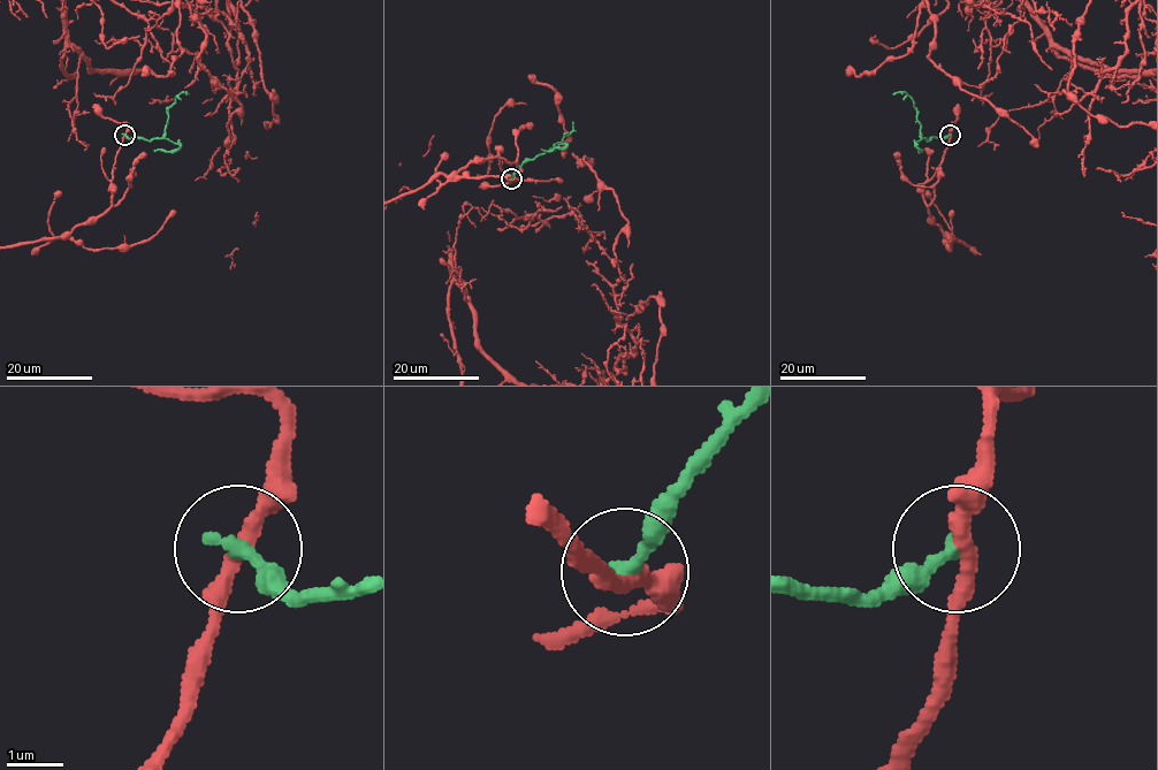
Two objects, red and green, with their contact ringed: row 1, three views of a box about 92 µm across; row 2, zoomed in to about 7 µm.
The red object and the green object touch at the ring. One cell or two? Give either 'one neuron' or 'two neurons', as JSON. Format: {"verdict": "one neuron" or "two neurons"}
{"verdict": "two neurons"}

